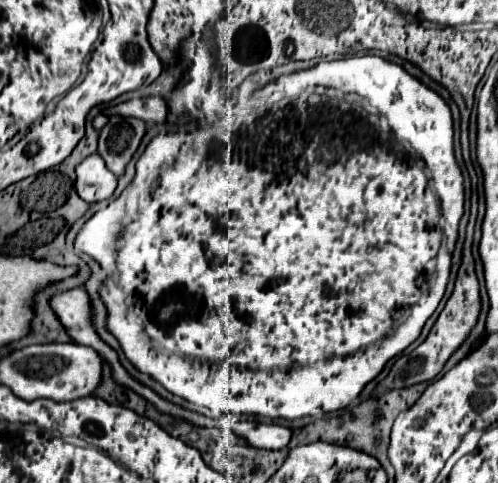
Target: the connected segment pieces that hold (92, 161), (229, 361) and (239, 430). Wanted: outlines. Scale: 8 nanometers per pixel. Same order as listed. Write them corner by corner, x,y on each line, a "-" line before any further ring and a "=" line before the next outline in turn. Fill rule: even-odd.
98,154
86,158
76,168
76,176
76,190
90,204
110,198
116,190
116,176
106,168
106,164
102,164
=
230,12
224,14
217,22
216,40
198,40
198,42
182,40
180,42
182,50
186,50
186,44
190,44
190,54
184,56
182,52
182,58
186,62
190,60
192,78
184,74
182,84
176,84
174,74
168,72
170,68
176,66
176,62
168,68
164,68
164,62
162,62
162,74
151,85
123,94
123,102
132,98
162,96
166,102
168,114
166,114
166,120
162,122
150,122
150,134
157,134
157,136
150,142
146,152
140,156
136,164
134,182
108,205
122,206
122,222
118,220
116,268
120,272
120,284
126,290
126,294
132,296
132,292
136,292
138,296
134,308
136,308
136,314
144,320
144,325
138,322
137,317
132,313
132,306
125,304
126,295
119,284
119,279
104,279
99,294
107,308
106,327
118,338
124,354
140,372
150,374
172,394
182,396
192,404
202,404
210,408
214,414
216,414
216,406
220,406
220,412
224,414
228,412
230,414
262,414
262,416
272,416
272,418
320,416
320,414
346,408
362,392
362,388
382,372
384,364
390,358
406,350
418,338
422,326
434,314
436,306
440,304
444,296
446,282
450,277
452,248
457,238
458,222
464,214
462,172
454,160
452,114
450,114
448,104
436,92
432,92
428,86
424,86
414,76
406,74
398,64
366,54
366,56
352,56
352,58
343,58
334,60
334,62
321,61
308,70
284,75
268,83
264,88
256,90
254,95
280,97
280,102
262,110
262,116
258,110
256,112
250,110
250,112
240,114
238,120
230,124
228,114
230,108
223,108
223,96
234,92
234,89
239,87
246,78
242,74
242,80
240,80
240,72
236,70
240,64
230,56
230,28
226,28
228,14
-
172,108
176,112
182,112
182,121
194,121
196,118
200,124
200,128
196,130
202,130
198,130
198,134
194,132
178,134
182,132
168,132
167,130
164,133
161,132
161,127
169,121
-
428,184
434,190
438,190
438,208
434,208
428,198
=
238,420
234,424
236,434
242,434
252,446
266,448
266,450
278,450
288,446
292,432
286,426
280,424
262,424
252,420

